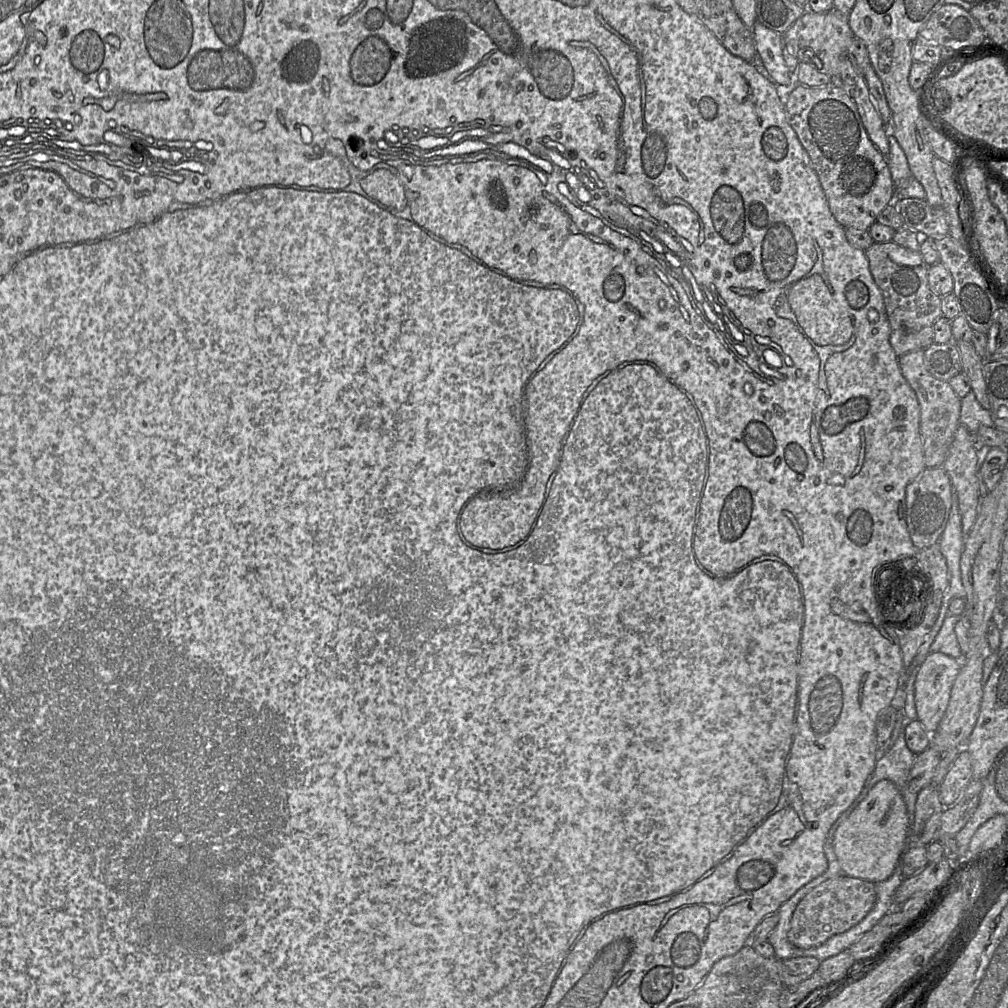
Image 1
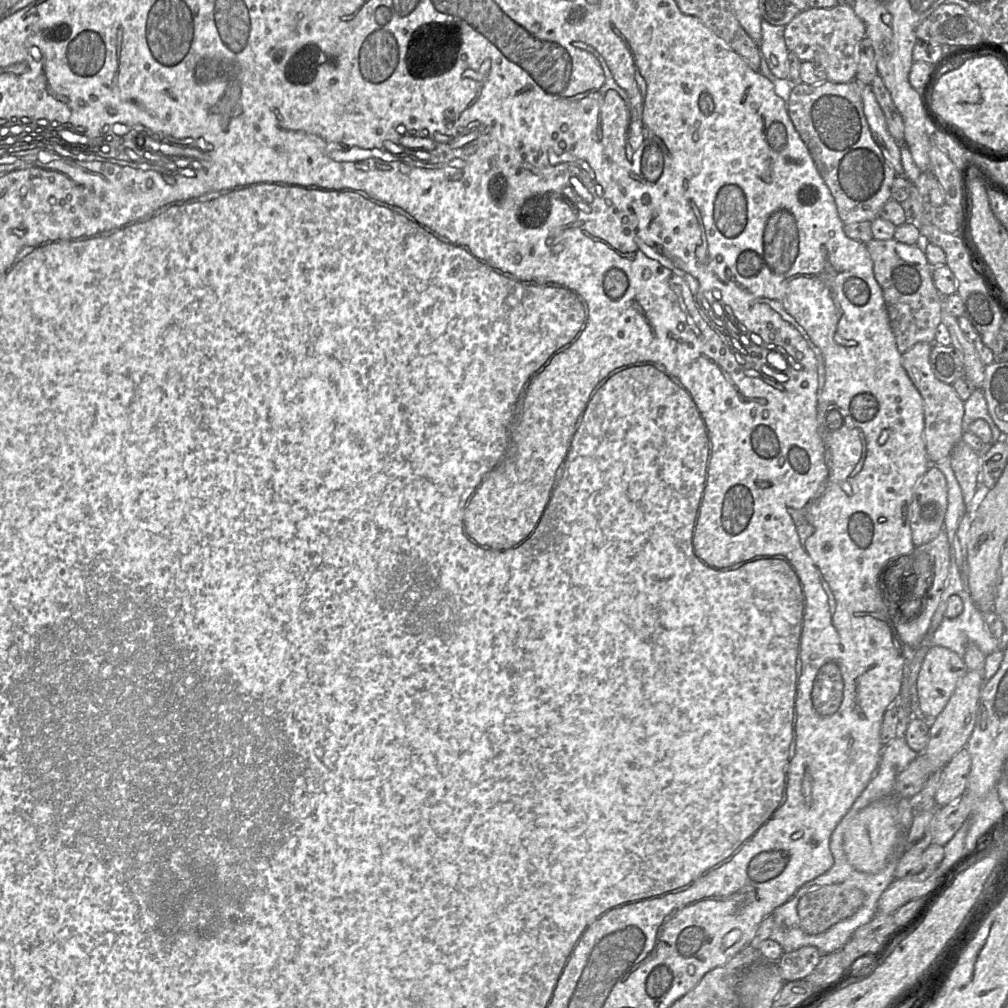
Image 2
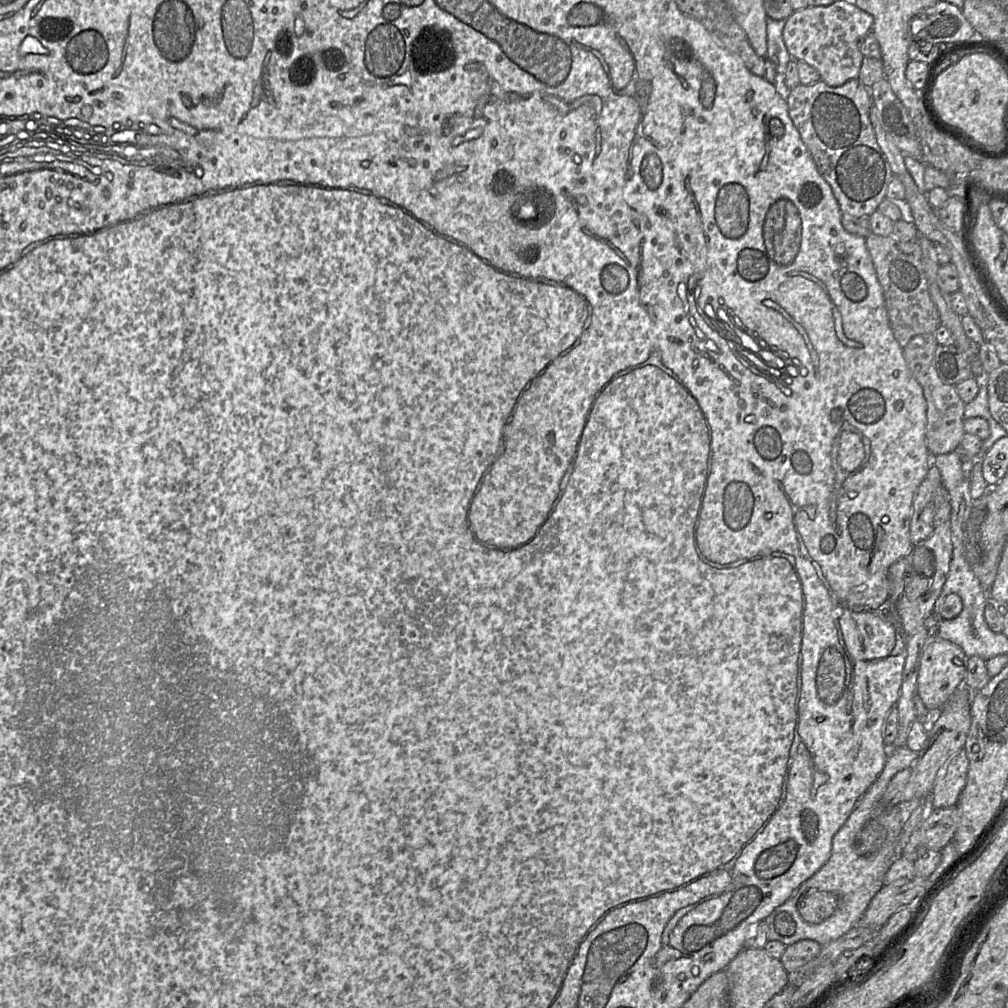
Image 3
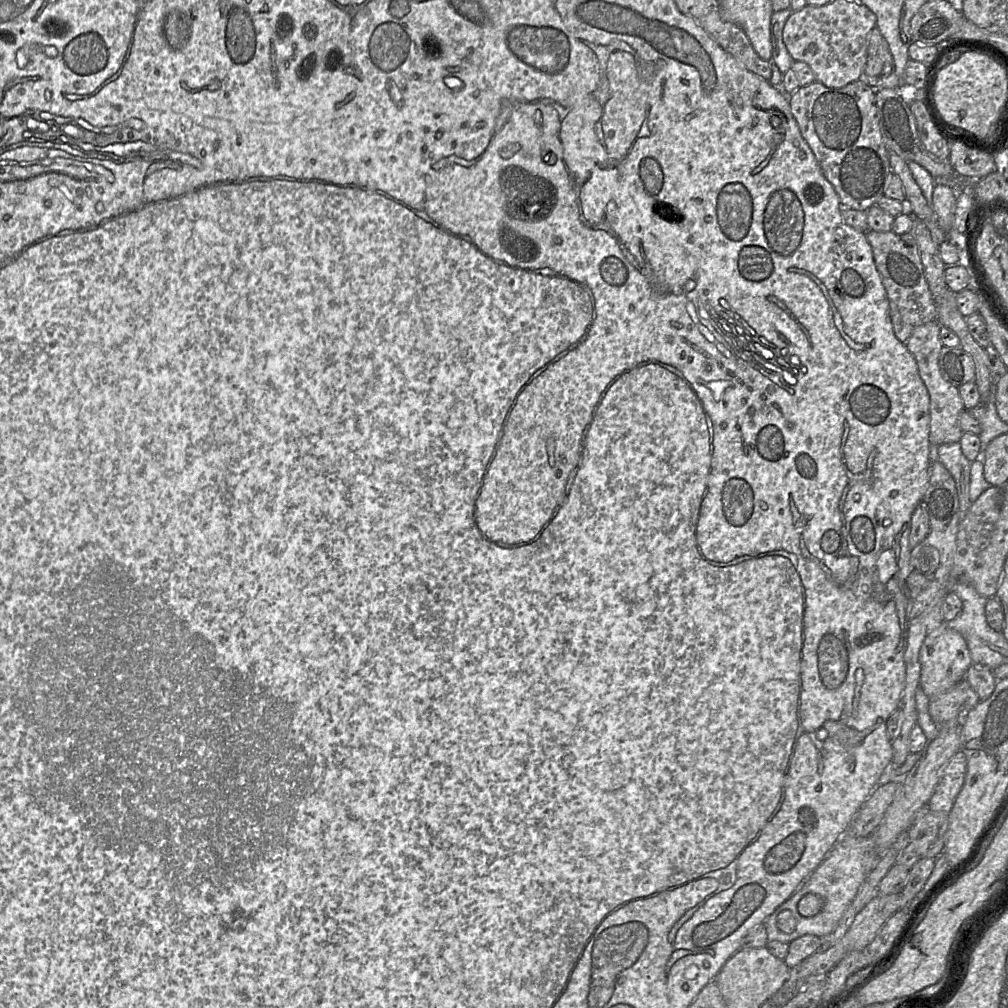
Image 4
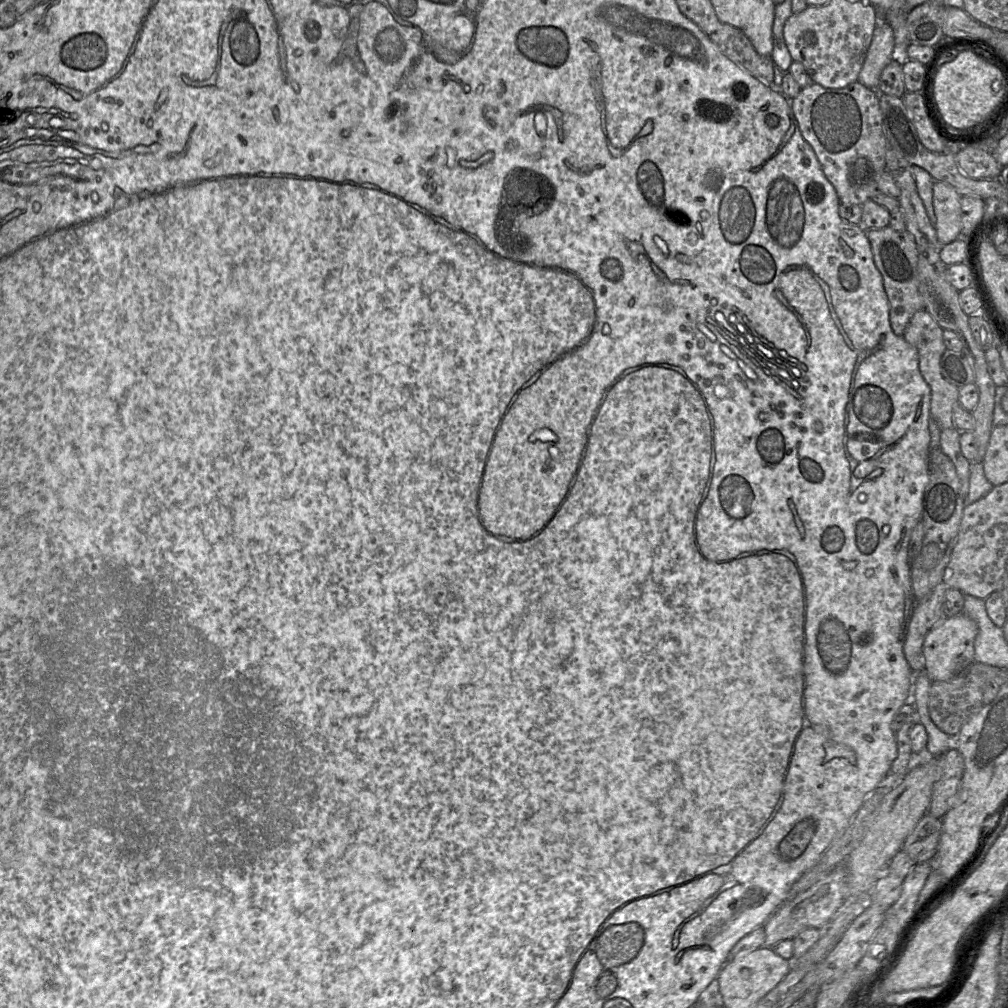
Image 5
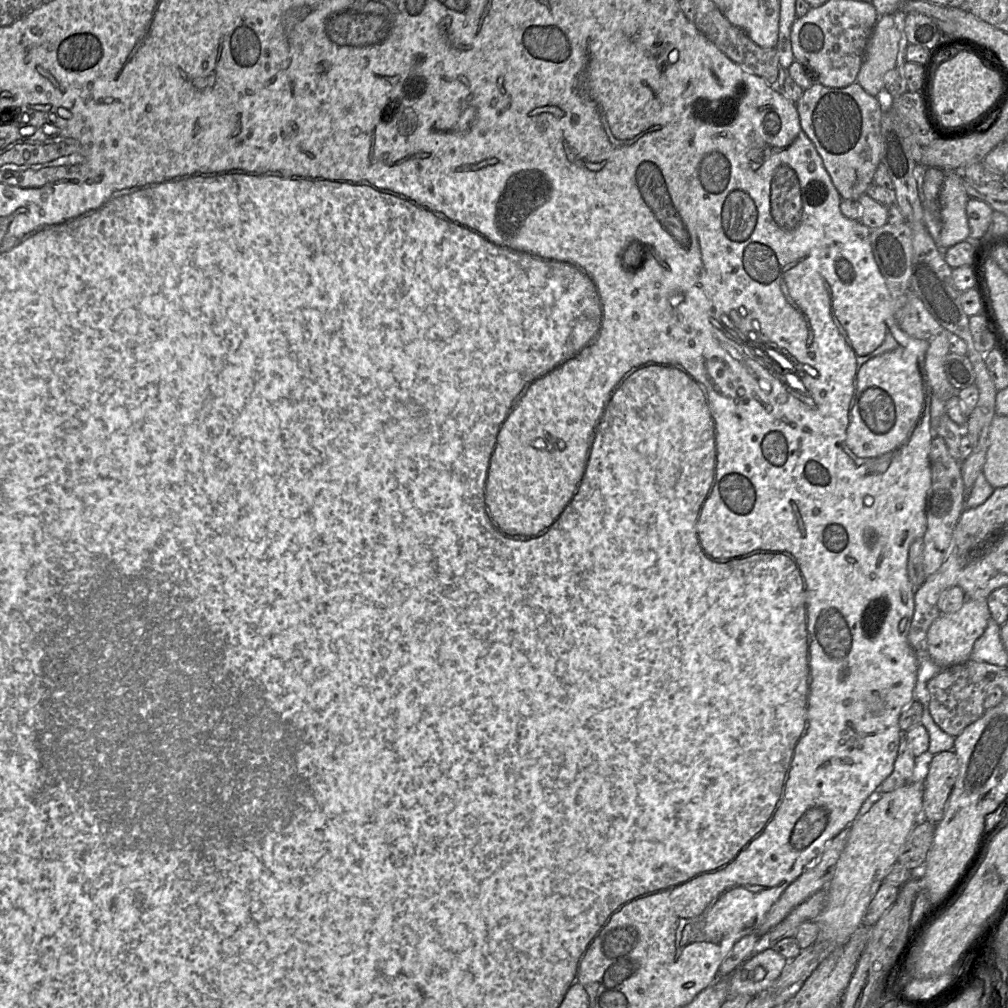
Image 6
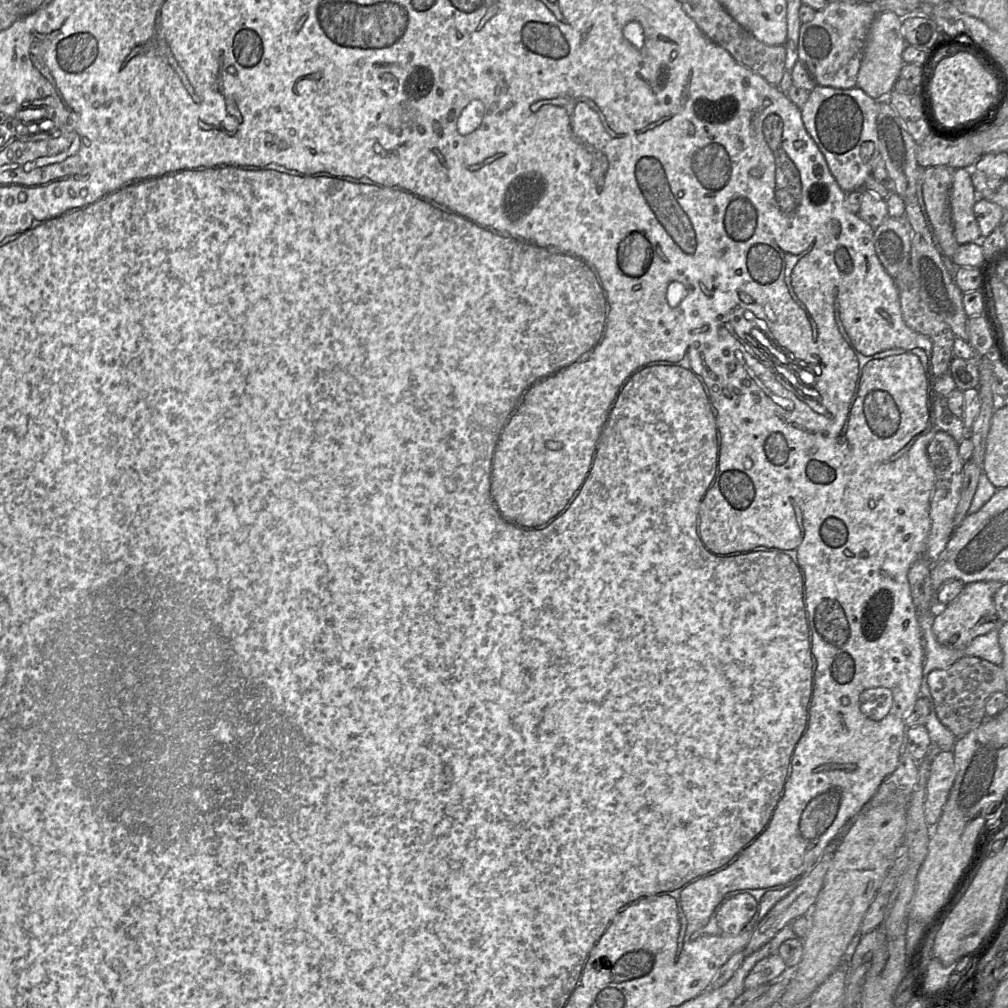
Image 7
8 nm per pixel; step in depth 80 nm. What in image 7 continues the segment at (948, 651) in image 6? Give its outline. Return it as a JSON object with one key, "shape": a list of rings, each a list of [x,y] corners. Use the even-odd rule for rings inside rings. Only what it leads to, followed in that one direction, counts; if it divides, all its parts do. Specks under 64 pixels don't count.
{"shape":[[[977,581],[964,585],[961,593],[945,605],[945,609],[933,619],[932,630],[939,643],[954,649],[965,649],[977,636],[991,630],[999,630],[1004,623],[997,613],[994,594],[1003,585],[998,581]]]}

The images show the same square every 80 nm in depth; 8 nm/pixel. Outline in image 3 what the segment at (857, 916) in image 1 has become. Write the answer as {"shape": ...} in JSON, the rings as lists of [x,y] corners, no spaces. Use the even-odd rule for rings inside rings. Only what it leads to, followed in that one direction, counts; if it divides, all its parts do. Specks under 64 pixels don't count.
{"shape":[[[810,889],[797,903],[797,909],[804,921],[812,924],[822,923],[837,908],[837,896],[832,892]]]}

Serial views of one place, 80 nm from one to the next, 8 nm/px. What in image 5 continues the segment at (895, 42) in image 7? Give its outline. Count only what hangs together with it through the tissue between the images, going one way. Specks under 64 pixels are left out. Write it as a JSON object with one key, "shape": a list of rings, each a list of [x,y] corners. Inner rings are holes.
{"shape":[[[880,21],[876,26],[870,47],[858,76],[858,82],[870,89],[877,89],[883,69],[892,61],[895,46],[891,26]]]}

